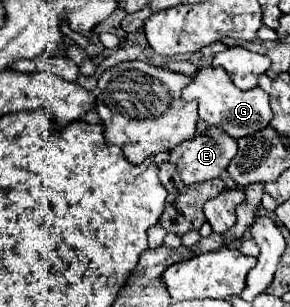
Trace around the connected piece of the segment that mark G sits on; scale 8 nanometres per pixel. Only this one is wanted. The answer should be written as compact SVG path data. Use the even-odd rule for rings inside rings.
M198 65L198 71L194 73L192 81L182 89L182 99L198 101L200 119L212 127L220 127L224 133L228 133L234 139L246 137L250 133L256 133L258 129L268 127L272 117L268 95L260 87L254 87L250 91L240 91L238 87L232 85L228 73L222 67Z

